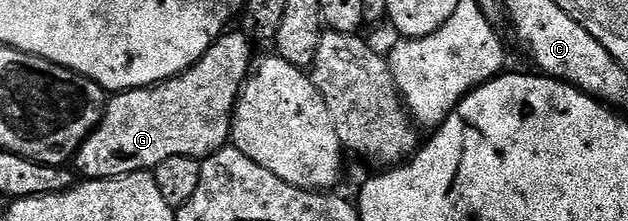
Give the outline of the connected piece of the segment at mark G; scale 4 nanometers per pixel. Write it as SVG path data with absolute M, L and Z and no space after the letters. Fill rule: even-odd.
M232 30L230 33L220 35L219 40L215 42L192 67L182 71L179 75L174 75L172 79L167 79L164 83L155 83L151 87L135 87L132 91L120 91L112 94L107 100L107 108L101 117L101 121L96 125L95 132L81 144L79 152L76 153L73 160L74 170L78 172L84 180L112 179L113 177L121 177L129 173L137 173L138 171L154 172L155 167L161 165L161 161L169 161L169 157L193 157L194 159L202 161L206 159L207 156L212 155L214 151L220 151L222 147L228 146L231 138L231 124L235 118L235 105L239 101L239 92L243 90L247 76L250 75L253 70L251 47L253 47L252 40L248 39L247 36L243 34L242 30Z

